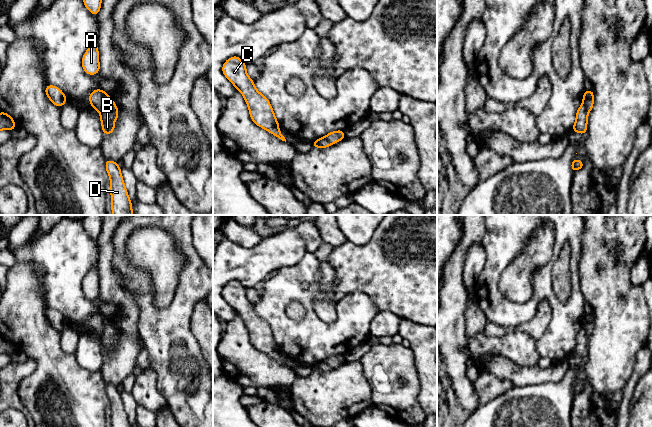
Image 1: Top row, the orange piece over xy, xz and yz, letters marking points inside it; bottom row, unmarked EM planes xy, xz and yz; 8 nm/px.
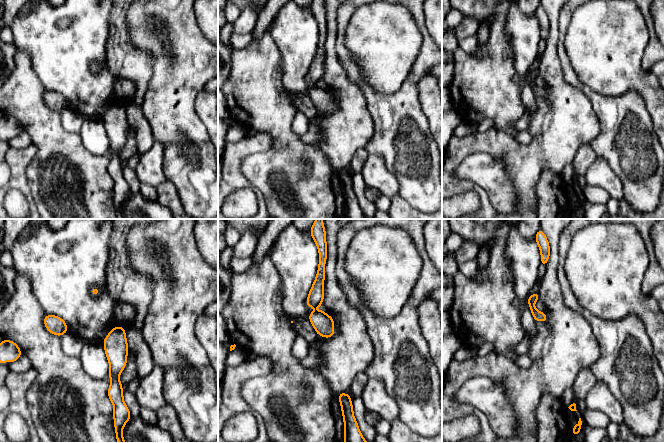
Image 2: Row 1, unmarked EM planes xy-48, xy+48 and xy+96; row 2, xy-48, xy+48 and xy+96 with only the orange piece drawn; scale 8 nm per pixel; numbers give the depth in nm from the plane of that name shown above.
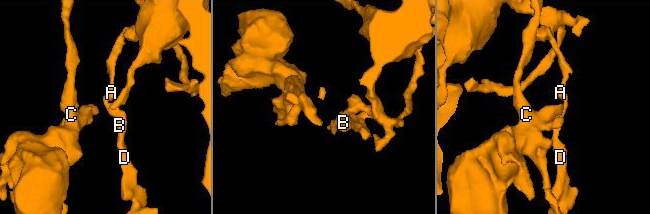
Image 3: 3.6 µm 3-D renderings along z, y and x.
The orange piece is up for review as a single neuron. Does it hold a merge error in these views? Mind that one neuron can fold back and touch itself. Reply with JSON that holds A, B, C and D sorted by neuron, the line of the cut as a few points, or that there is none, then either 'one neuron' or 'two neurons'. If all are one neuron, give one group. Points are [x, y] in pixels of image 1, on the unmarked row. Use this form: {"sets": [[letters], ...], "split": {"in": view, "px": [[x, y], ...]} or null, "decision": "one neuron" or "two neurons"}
{"sets": [["A"], ["B", "C", "D"]], "split": {"in": "xy", "px": [[108, 321], [99, 336]]}, "decision": "two neurons"}

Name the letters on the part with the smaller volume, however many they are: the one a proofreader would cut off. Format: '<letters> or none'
B, C, D

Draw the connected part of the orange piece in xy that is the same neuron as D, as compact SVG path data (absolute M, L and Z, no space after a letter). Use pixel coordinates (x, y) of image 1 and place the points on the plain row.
M106 384L105 391L110 401L111 427L131 427L118 387Z

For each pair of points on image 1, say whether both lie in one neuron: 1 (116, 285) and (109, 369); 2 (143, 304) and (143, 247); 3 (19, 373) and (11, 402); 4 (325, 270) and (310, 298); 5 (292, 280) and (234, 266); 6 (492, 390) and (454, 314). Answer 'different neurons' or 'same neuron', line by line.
1: same neuron
2: different neurons
3: same neuron
4: different neurons
5: different neurons
6: different neurons

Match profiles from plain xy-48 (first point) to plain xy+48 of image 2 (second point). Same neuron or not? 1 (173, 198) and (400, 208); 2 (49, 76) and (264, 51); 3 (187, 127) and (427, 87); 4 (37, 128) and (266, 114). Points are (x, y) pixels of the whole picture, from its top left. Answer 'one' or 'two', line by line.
1: one
2: two
3: two
4: one

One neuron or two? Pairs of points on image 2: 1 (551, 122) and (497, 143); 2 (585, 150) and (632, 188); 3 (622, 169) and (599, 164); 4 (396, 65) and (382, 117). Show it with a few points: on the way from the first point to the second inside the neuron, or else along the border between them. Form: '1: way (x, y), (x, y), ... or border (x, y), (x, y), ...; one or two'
1: way (542, 137), (530, 149), (512, 149); one
2: border (588, 144), (598, 156); two
3: border (598, 156), (610, 168); two
4: border (406, 78), (392, 93), (379, 92), (367, 82); two

